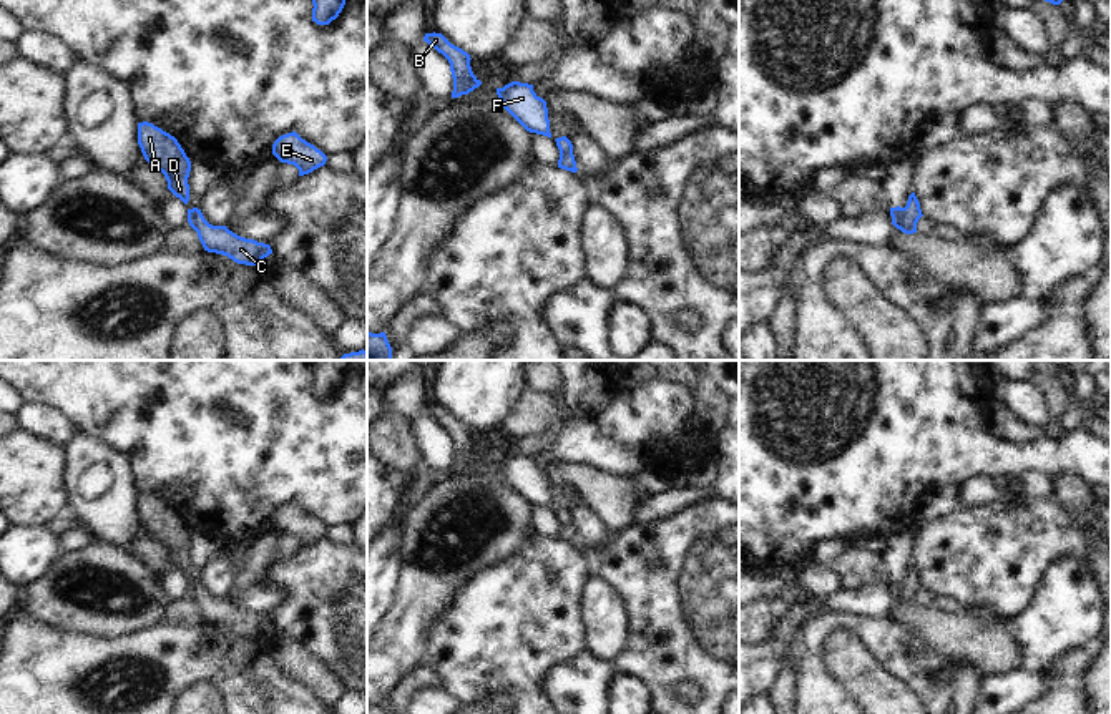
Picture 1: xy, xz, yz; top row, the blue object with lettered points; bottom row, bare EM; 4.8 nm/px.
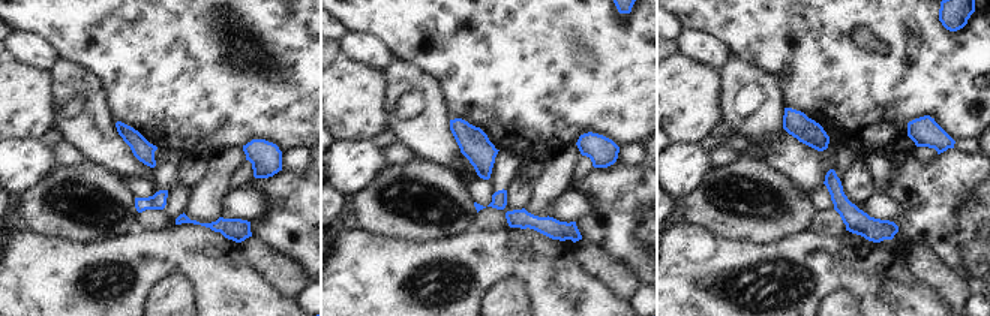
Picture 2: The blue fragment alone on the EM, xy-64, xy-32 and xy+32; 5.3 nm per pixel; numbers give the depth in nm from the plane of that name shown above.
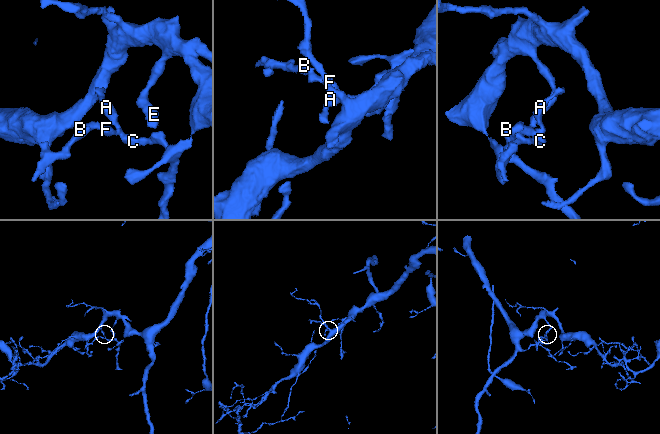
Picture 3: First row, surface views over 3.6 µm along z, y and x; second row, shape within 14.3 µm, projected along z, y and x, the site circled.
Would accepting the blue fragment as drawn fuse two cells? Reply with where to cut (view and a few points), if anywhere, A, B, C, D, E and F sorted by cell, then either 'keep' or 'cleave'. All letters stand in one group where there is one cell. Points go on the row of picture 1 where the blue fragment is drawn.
cut in yz along (905, 208), (899, 228); A C D E / B F; cleave

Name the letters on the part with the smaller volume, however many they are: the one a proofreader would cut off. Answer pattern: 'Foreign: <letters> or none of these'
Foreign: B, F

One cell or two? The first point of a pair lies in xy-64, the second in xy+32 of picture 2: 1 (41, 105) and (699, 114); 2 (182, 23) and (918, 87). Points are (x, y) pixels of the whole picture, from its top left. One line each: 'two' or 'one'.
1: one
2: one

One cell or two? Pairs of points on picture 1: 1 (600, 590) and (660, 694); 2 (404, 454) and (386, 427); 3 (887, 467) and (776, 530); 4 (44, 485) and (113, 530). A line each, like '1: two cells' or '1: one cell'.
1: two cells
2: one cell
3: one cell
4: two cells

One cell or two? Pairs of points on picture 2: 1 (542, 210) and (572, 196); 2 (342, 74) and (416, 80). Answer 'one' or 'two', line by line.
1: two
2: two

